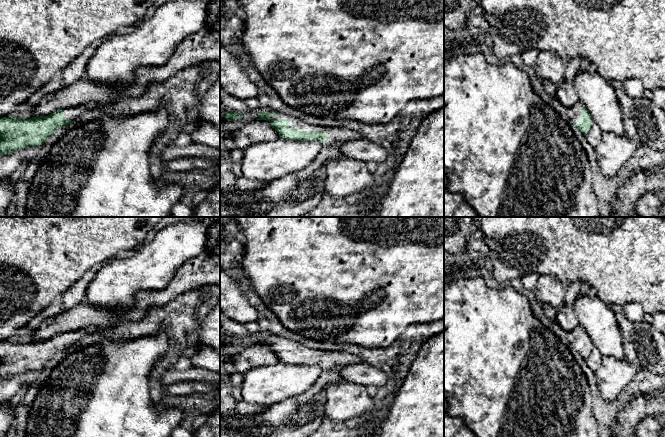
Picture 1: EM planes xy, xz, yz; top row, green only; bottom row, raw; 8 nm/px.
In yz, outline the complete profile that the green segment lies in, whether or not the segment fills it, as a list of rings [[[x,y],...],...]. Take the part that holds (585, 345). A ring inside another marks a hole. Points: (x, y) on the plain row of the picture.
[[[581,325],[567,332],[567,340],[570,348],[584,359],[590,355],[593,349],[593,343]]]

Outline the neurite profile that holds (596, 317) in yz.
[[[591,292],[585,296],[578,296],[573,308],[579,325],[589,335],[593,347],[597,348],[603,356],[627,359],[616,313],[609,304]]]

